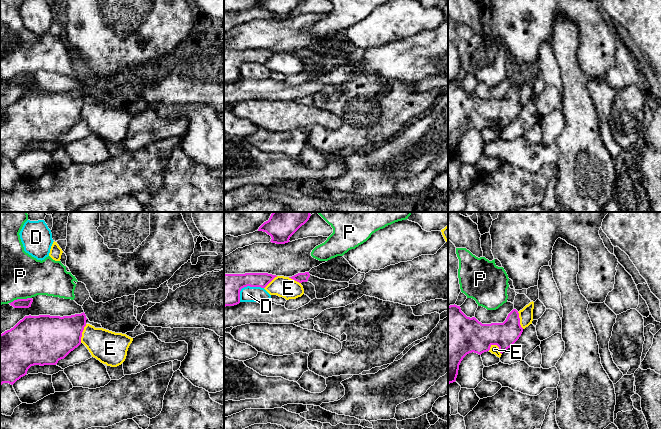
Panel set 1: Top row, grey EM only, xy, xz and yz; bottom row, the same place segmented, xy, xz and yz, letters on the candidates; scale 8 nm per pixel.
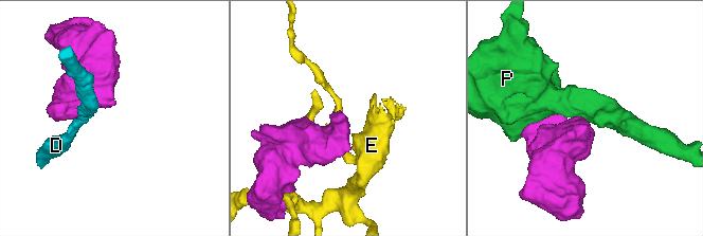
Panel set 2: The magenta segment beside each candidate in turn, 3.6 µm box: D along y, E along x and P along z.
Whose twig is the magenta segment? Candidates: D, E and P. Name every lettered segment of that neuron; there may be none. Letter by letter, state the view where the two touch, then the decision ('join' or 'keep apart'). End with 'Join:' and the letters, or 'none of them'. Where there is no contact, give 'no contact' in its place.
D: contact in xz; keep apart
E: contact in yz; keep apart
P: contact in xy; keep apart
Join: none of them

